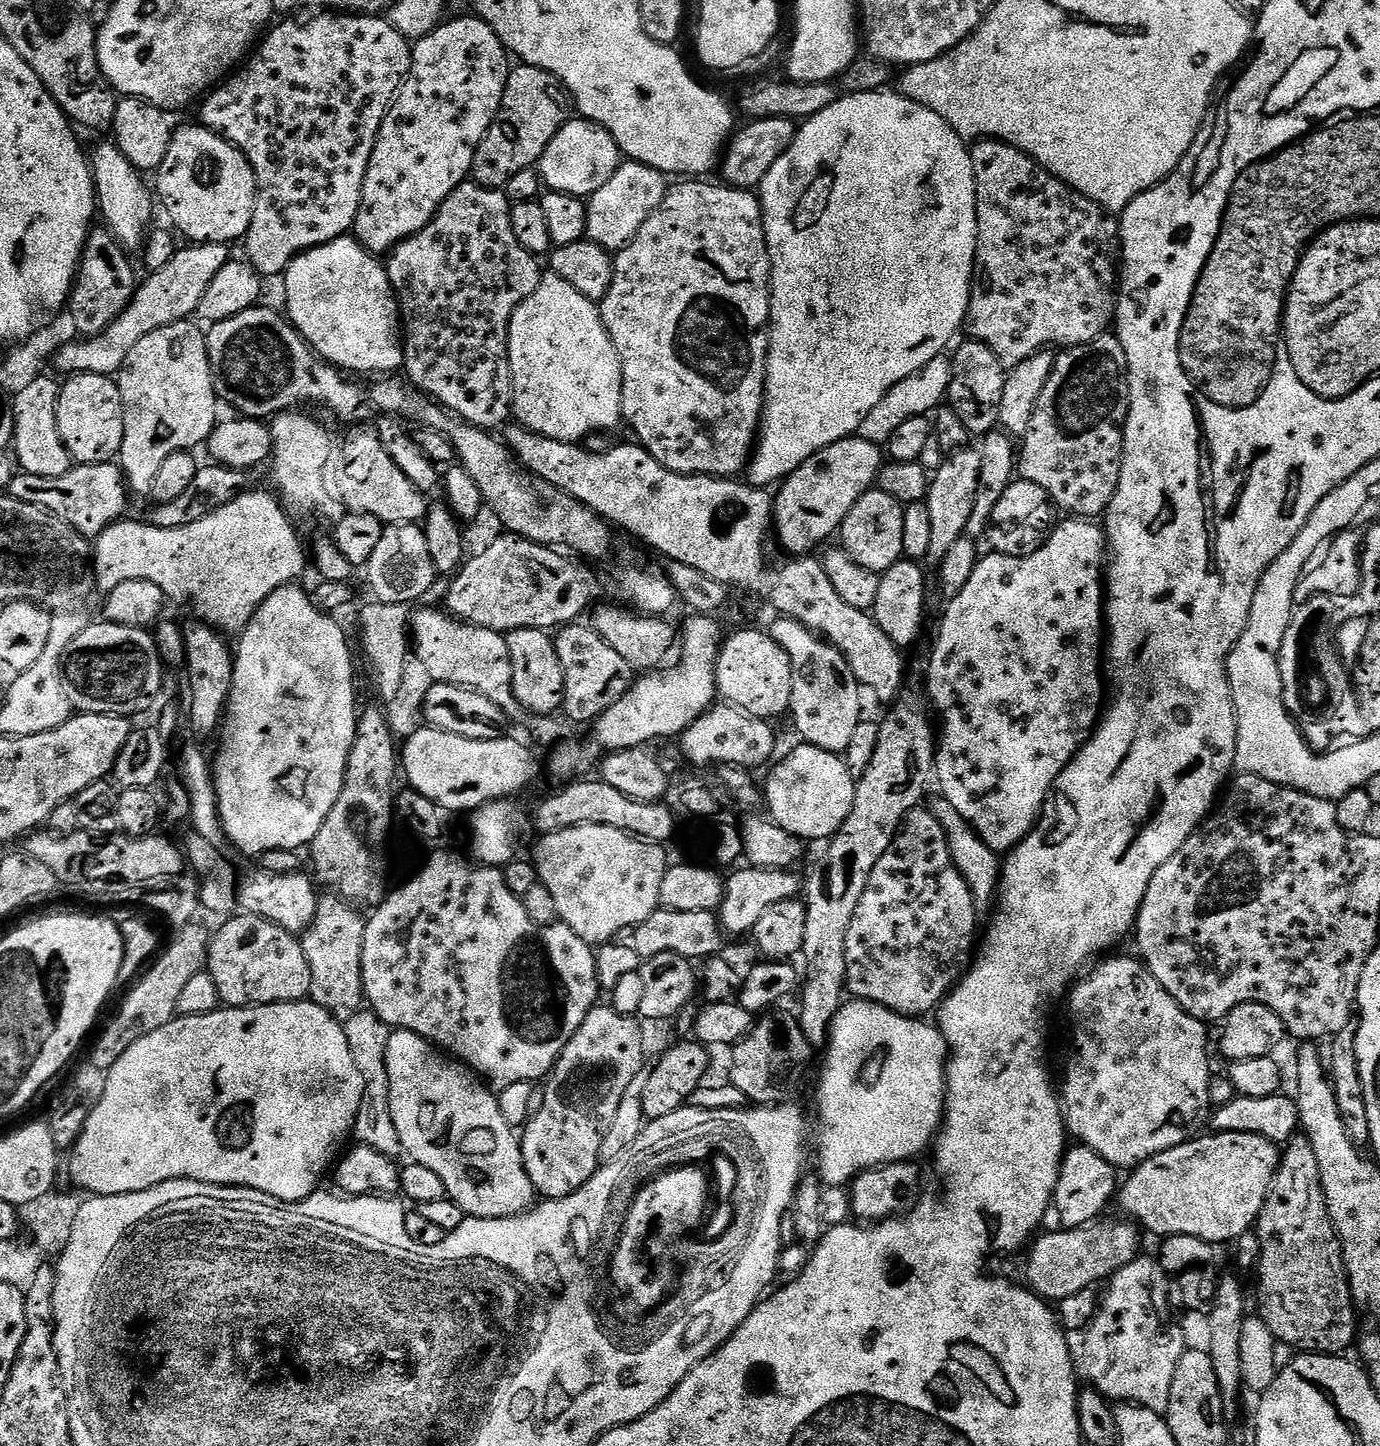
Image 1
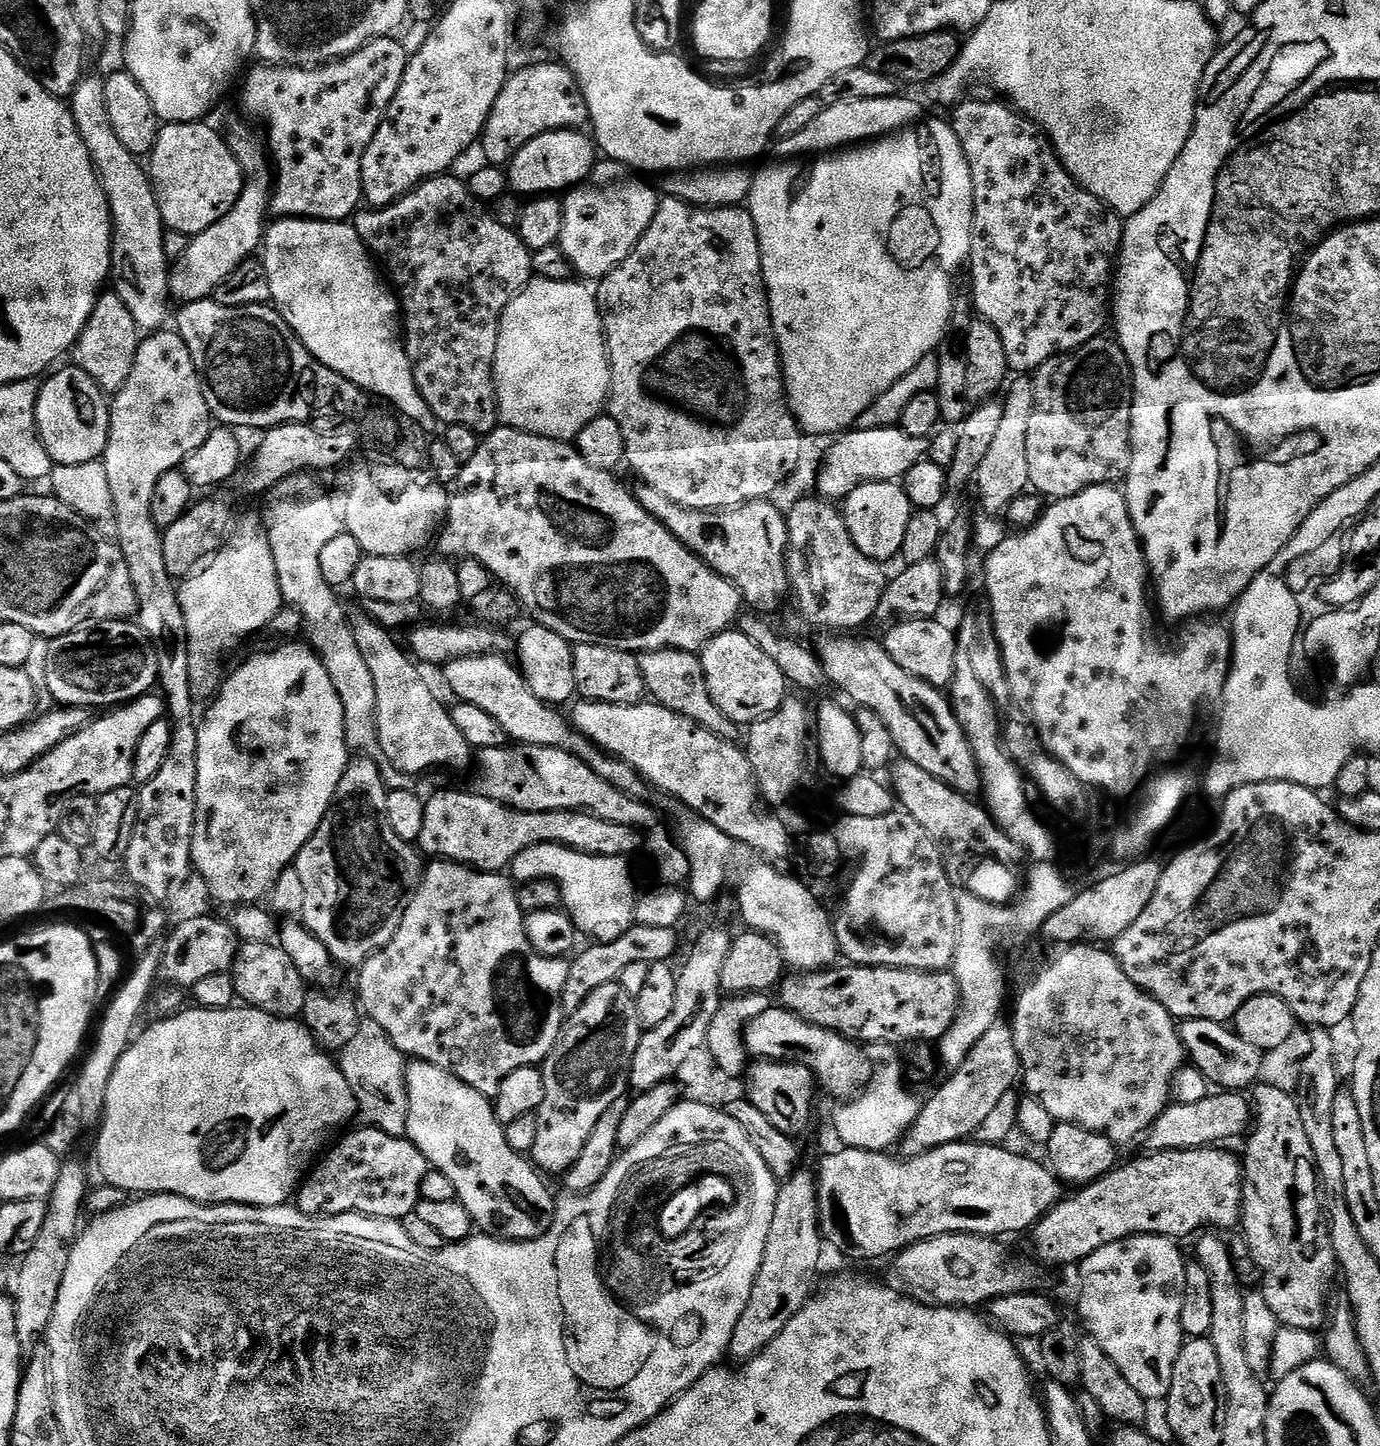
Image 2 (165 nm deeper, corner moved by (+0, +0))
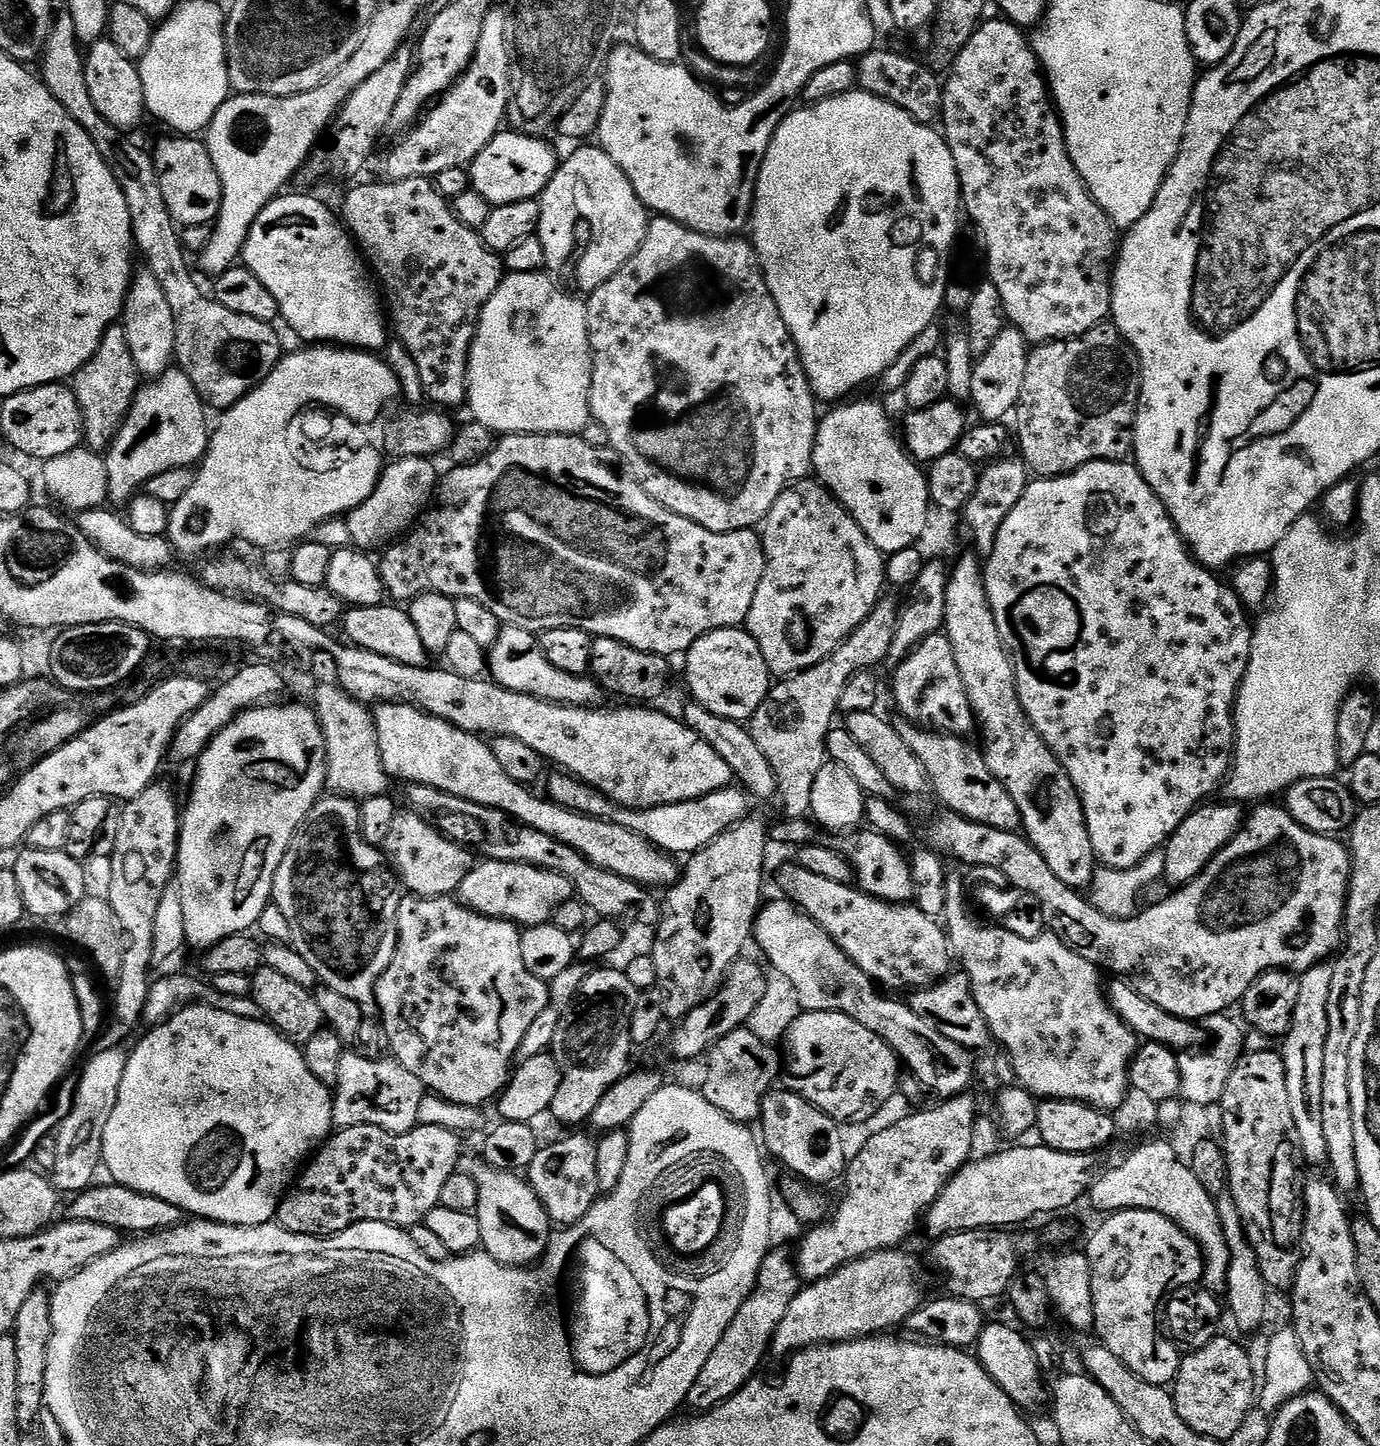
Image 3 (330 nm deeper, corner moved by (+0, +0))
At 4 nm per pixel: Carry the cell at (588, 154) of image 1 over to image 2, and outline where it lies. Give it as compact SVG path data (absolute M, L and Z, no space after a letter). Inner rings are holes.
M561 130L547 132L526 142L526 146L522 146L506 165L511 191L524 198L535 198L560 194L583 184L598 163L598 149L593 137L584 134L580 130Z

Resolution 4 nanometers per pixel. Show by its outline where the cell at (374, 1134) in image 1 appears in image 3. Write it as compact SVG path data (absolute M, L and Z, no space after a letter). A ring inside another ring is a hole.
M345 1051L342 1062L338 1066L338 1082L334 1085L332 1101L332 1122L337 1129L350 1126L378 1126L387 1132L409 1132L419 1125L418 1108L420 1107L426 1089L406 1066L402 1066L395 1058L371 1060L359 1051Z

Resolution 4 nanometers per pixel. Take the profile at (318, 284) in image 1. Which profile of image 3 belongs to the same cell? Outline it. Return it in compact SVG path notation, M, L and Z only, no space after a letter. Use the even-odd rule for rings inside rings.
M290 193L271 200L255 219L244 243L243 265L274 296L281 319L305 343L381 351L388 341L384 306L351 233L322 201Z

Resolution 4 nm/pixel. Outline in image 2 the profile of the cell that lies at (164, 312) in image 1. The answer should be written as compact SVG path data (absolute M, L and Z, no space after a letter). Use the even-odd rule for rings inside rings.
M246 124L234 125L226 132L226 139L248 181L234 210L230 210L226 218L210 226L210 230L202 230L202 234L191 237L186 254L182 254L182 258L171 265L170 296L173 301L180 300L181 305L209 299L216 288L222 286L222 282L226 282L226 278L230 278L234 270L238 270L243 260L257 255L265 238L264 215L267 217L270 212L270 158L265 152L265 141L261 133L259 136Z

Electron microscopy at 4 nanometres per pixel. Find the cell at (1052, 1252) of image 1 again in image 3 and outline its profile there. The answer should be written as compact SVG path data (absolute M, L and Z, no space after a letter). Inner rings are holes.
M891 1250L870 1253L860 1260L846 1263L824 1279L811 1281L805 1285L791 1302L782 1318L782 1323L775 1331L772 1339L771 1355L791 1357L805 1348L813 1348L819 1344L844 1343L887 1333L889 1330L903 1325L925 1303L924 1272L920 1264L905 1250Z

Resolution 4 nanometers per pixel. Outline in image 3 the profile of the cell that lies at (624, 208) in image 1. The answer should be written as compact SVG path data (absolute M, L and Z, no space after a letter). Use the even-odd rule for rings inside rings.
M588 146L577 147L580 149L570 153L565 160L563 157L556 173L539 196L542 218L538 235L542 250L546 250L547 271L569 276L581 288L581 293L591 294L598 286L602 286L602 282L610 282L610 278L614 278L614 274L618 274L618 270L622 270L622 266L626 266L626 262L630 262L632 255L642 246L648 233L650 212L638 198L630 178L626 178L610 154L606 154L599 146L584 147Z

